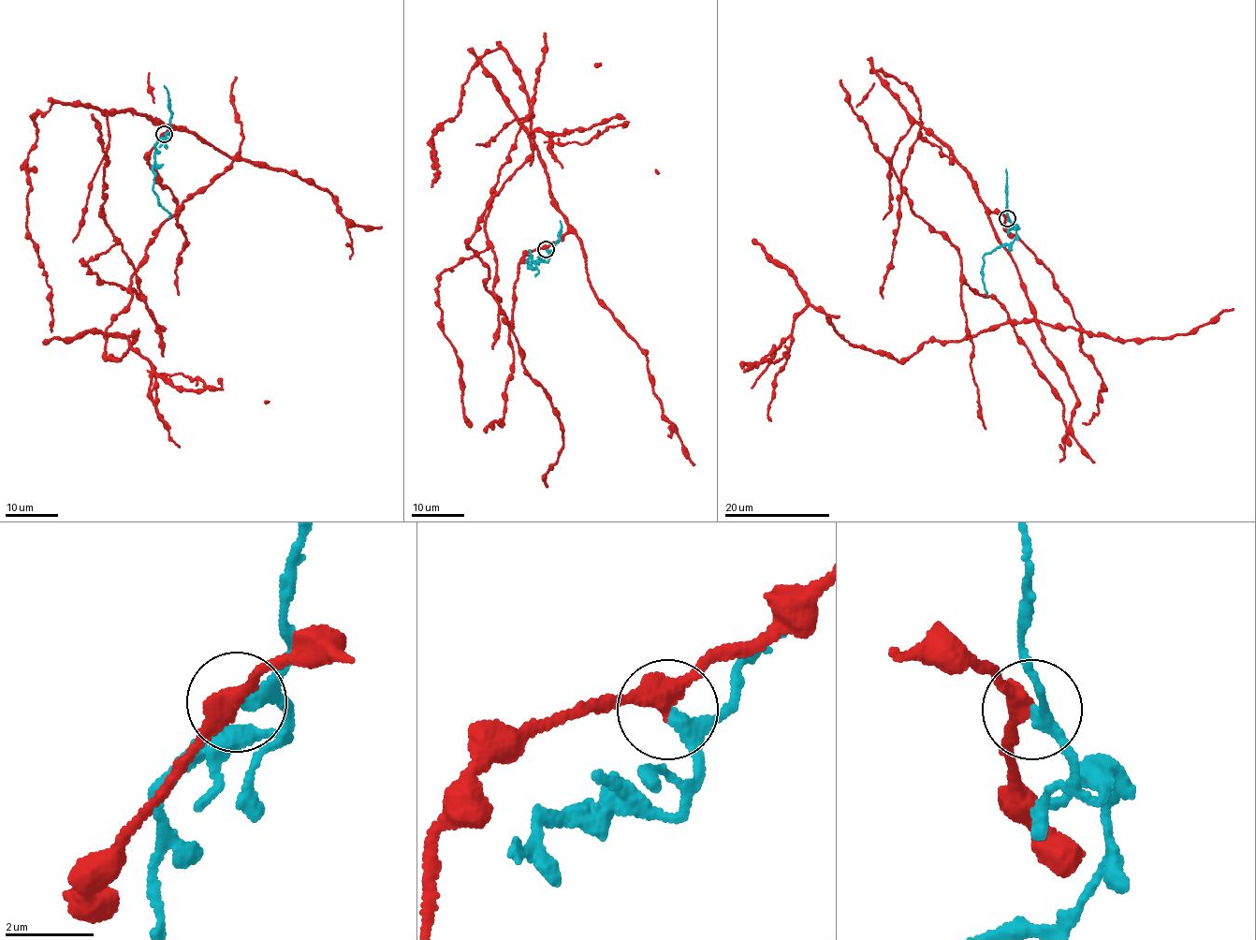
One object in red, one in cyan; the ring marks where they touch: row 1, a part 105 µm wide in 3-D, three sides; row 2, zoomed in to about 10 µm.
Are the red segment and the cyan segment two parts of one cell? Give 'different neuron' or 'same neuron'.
different neuron

